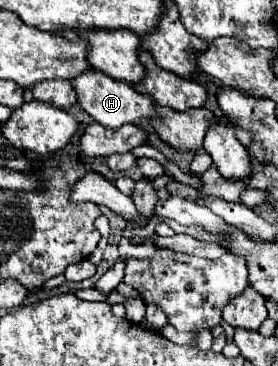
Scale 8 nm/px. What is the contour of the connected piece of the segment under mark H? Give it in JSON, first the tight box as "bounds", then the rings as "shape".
{"bounds":[72,70,156,128],"shape":[[[88,70],[88,74],[80,74],[72,80],[74,90],[78,94],[78,104],[102,126],[106,128],[120,128],[122,124],[140,124],[142,120],[150,120],[156,116],[154,102],[146,94],[134,90],[128,82],[116,82],[100,70]]]}

